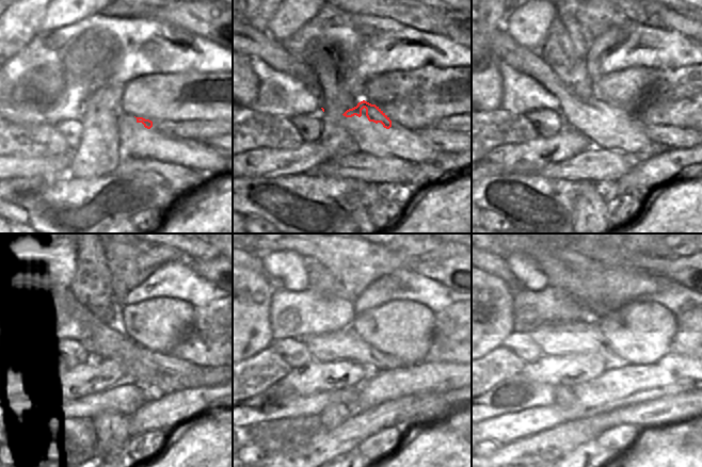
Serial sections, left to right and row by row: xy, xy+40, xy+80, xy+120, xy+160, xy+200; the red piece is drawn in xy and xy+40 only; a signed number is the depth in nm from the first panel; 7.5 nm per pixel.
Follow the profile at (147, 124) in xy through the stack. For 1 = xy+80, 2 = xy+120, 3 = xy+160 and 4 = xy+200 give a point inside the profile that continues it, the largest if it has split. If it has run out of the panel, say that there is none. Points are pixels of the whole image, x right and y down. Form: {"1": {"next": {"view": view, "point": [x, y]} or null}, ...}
{"1": {"next": {"view": "xy+80", "point": [569, 103]}}, "2": {"next": {"view": "xy+120", "point": [109, 341]}}, "3": {"next": {"view": "xy+160", "point": [345, 344]}}, "4": {"next": {"view": "xy+200", "point": [573, 337]}}}

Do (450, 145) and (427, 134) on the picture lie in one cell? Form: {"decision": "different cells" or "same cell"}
{"decision": "same cell"}

